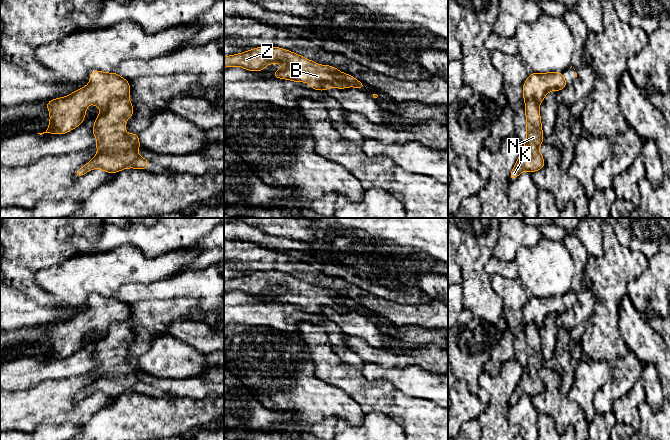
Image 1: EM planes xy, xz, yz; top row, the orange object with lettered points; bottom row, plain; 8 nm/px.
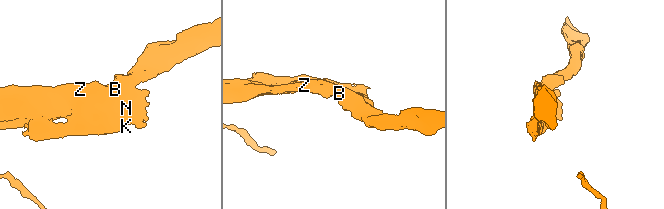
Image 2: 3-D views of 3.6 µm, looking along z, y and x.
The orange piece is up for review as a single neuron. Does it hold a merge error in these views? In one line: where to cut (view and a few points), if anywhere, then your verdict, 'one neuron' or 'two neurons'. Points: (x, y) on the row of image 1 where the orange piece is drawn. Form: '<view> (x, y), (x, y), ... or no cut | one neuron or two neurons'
xy (127, 96), (113, 99), (102, 108) | two neurons

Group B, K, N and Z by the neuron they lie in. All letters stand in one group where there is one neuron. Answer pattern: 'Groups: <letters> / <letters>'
Groups: B Z / K N

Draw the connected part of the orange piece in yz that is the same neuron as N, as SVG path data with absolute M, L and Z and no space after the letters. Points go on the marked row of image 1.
M527 100L525 102L525 113L527 121L527 141L524 143L523 150L510 173L509 179L511 182L513 182L522 171L536 172L545 165L545 160L539 153L539 146L544 141L539 104L534 100Z

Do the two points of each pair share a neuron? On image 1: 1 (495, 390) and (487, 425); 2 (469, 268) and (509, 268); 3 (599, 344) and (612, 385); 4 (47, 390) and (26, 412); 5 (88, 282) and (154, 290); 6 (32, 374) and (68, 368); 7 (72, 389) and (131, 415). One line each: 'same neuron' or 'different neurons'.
1: same neuron
2: different neurons
3: same neuron
4: same neuron
5: different neurons
6: same neuron
7: different neurons

